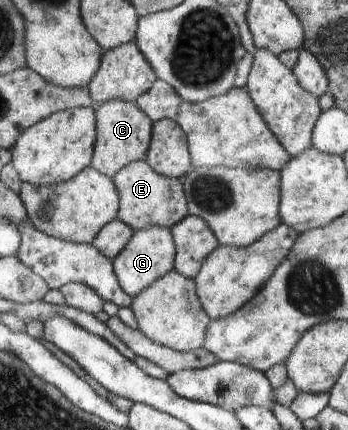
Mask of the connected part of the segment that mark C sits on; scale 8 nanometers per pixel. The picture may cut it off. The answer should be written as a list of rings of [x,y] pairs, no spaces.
[[[112,100],[95,108],[97,142],[93,165],[104,175],[114,177],[124,167],[138,160],[146,160],[154,137],[155,123],[134,102]]]

